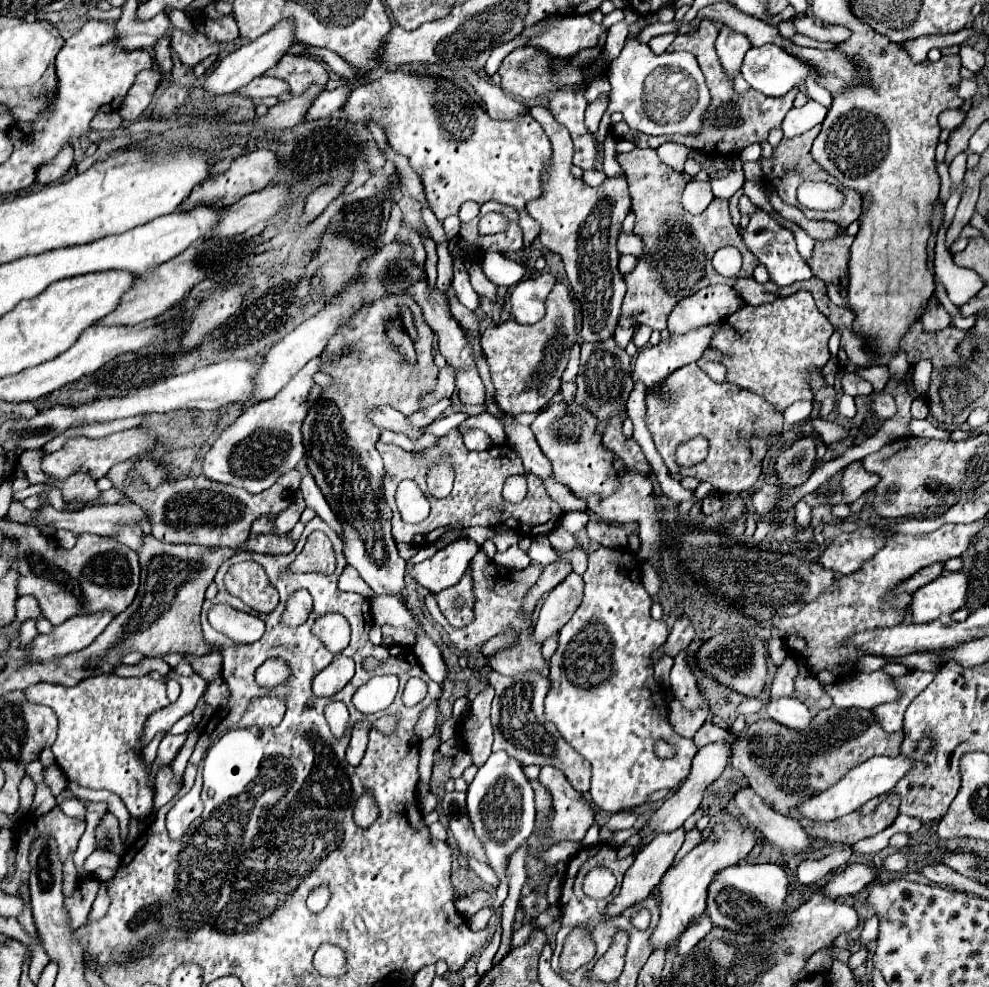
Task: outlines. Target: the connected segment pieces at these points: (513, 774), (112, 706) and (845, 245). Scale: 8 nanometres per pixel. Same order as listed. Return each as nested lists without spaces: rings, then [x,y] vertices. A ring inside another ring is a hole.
[[[492,752],[486,764],[478,770],[476,778],[468,786],[466,792],[468,802],[468,816],[478,840],[484,846],[486,862],[500,878],[500,886],[496,890],[498,902],[506,900],[506,892],[510,886],[508,876],[508,862],[510,856],[528,840],[534,830],[534,792],[530,788],[528,778],[522,772],[522,766],[506,756],[506,752]]]
[[[116,674],[86,678],[72,688],[40,682],[26,688],[26,698],[30,702],[46,704],[56,712],[60,724],[52,752],[68,782],[94,790],[106,788],[118,794],[128,812],[138,820],[146,818],[154,810],[154,788],[146,782],[150,764],[144,764],[140,758],[138,736],[142,732],[144,718],[170,704],[164,682],[152,680],[150,676],[120,678]]]
[[[842,232],[838,238],[830,242],[818,240],[814,246],[814,258],[808,262],[814,276],[824,282],[832,282],[838,288],[846,288],[850,246],[852,246],[852,238],[846,236],[846,232]]]

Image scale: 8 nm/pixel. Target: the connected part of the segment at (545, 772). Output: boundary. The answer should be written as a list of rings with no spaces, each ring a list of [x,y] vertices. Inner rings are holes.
[[[544,766],[538,778],[552,794],[552,816],[548,822],[548,844],[560,840],[580,842],[594,822],[592,806],[566,780],[556,766]]]

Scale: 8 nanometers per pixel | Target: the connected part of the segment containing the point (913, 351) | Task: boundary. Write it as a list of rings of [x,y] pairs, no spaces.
[[[914,322],[910,326],[910,332],[902,338],[900,350],[908,352],[908,362],[916,362],[920,358],[930,358],[933,364],[933,371],[930,377],[930,390],[928,390],[928,404],[930,404],[930,412],[936,420],[942,420],[942,412],[946,412],[941,399],[941,380],[943,366],[948,362],[954,362],[954,348],[956,344],[962,342],[962,338],[968,332],[958,330],[958,328],[946,328],[942,332],[936,334],[926,334],[922,330],[920,322]]]

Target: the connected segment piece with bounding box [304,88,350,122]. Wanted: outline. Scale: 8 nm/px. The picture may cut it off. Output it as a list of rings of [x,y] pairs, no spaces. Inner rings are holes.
[[[338,88],[334,92],[322,92],[322,96],[318,96],[318,100],[310,106],[308,114],[304,116],[304,122],[328,118],[332,112],[336,112],[344,106],[348,94],[350,94],[350,88]]]

